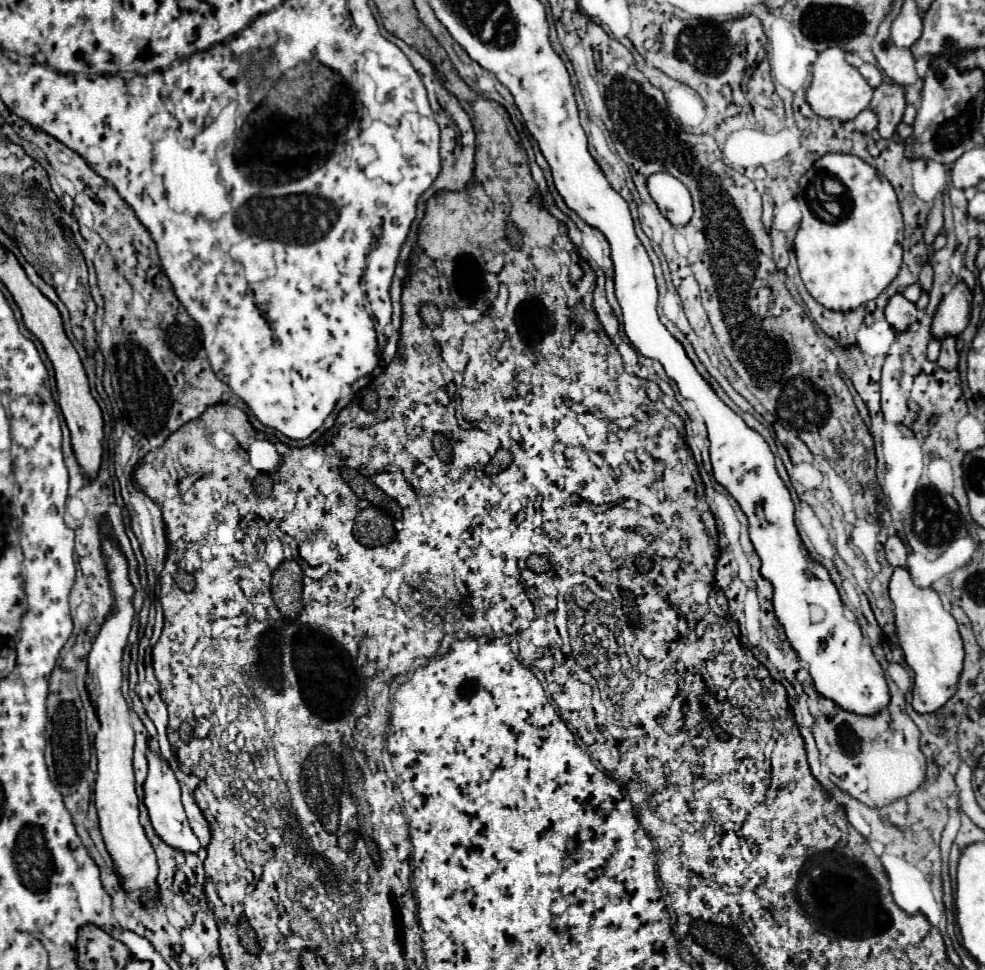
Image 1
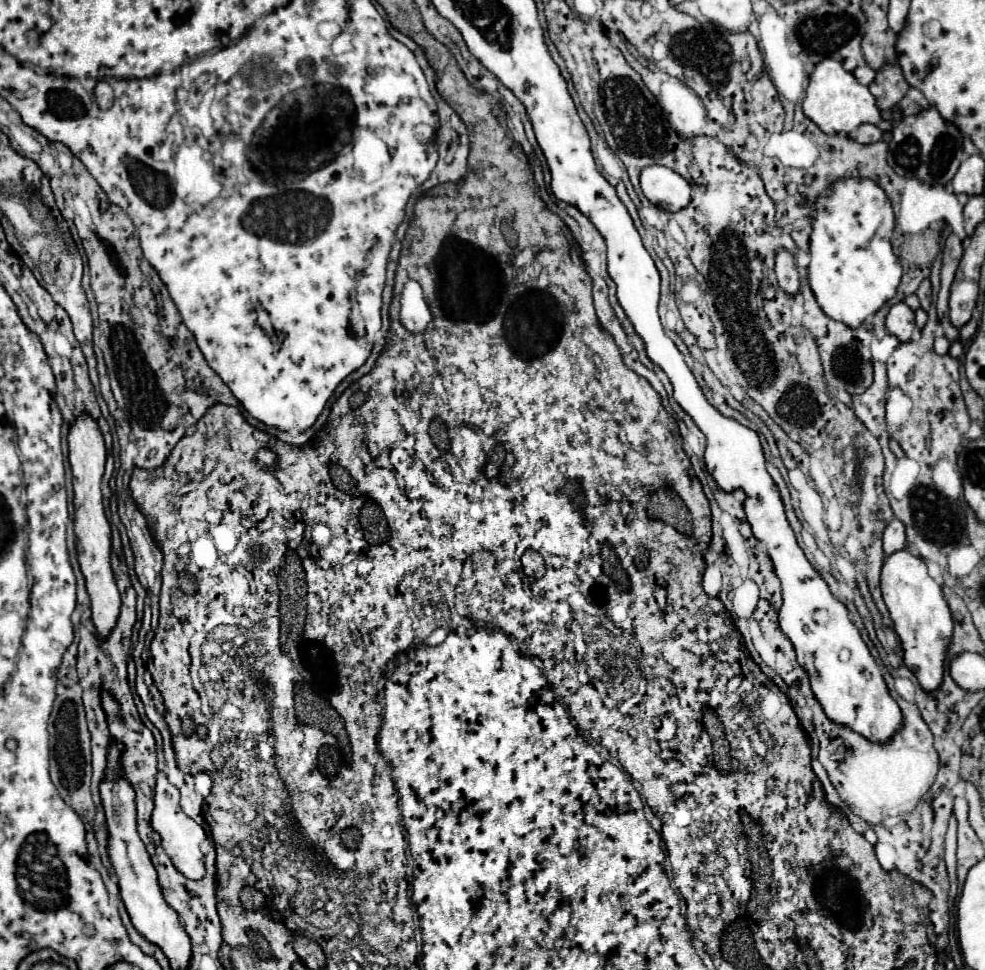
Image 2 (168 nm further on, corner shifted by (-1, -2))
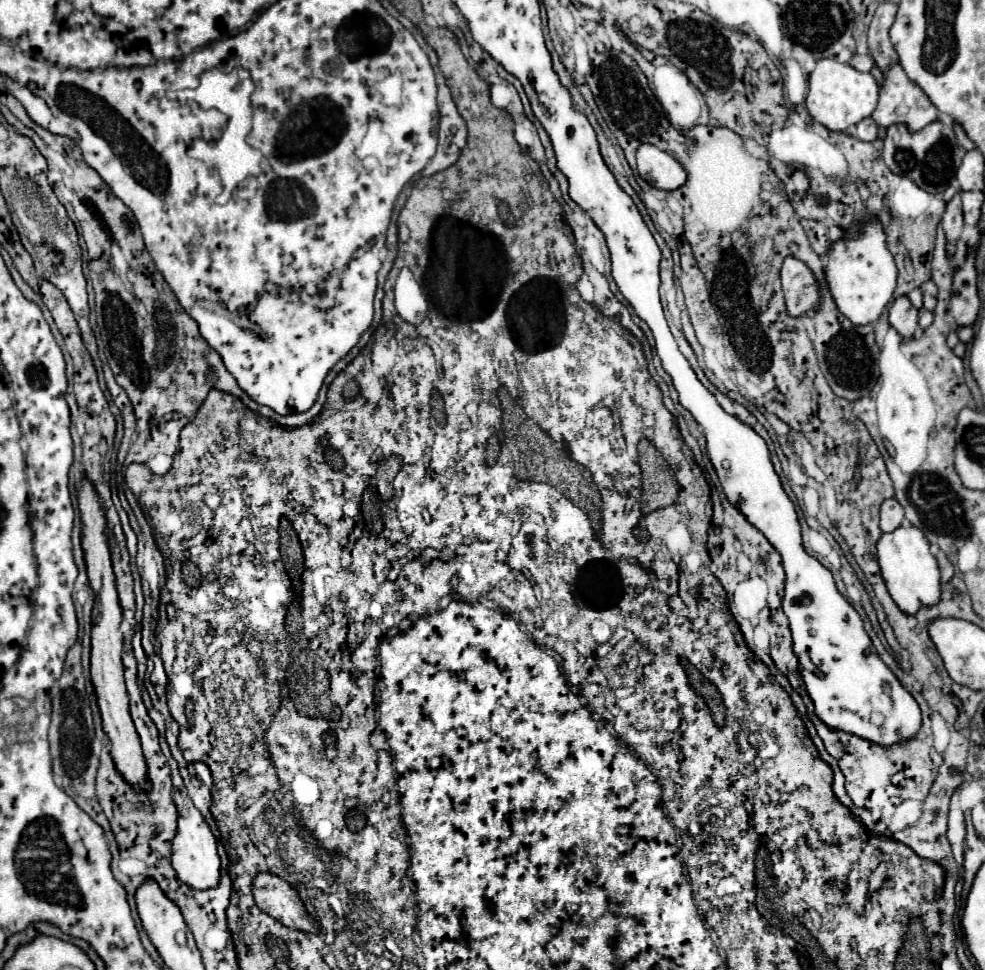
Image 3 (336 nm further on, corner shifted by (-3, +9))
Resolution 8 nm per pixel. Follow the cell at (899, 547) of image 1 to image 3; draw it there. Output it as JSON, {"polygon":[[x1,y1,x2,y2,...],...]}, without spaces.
{"polygon":[[886,499,880,507,880,531,882,533,892,533,896,527,902,525,904,519,904,509,896,499]]}

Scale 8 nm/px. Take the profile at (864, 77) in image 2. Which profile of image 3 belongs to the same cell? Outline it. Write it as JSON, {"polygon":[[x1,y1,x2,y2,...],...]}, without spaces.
{"polygon":[[854,55,854,57,852,57,852,61,850,61,850,65,852,65,854,69,858,69,858,71,868,73,868,71,872,69,874,61,872,61,872,57,870,57,870,55]]}

